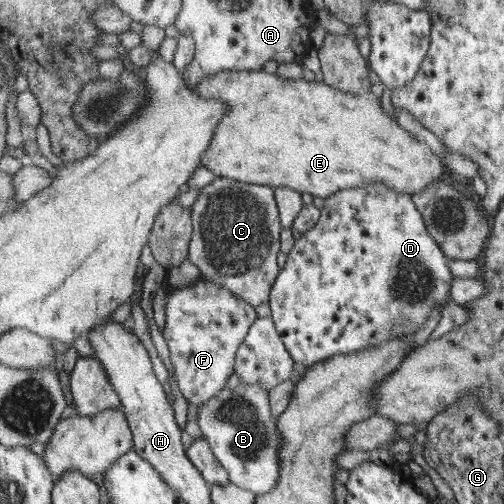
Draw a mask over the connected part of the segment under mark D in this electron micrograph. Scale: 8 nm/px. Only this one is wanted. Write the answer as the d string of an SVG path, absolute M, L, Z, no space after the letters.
M373 182L365 188L347 188L337 194L329 196L324 201L321 218L313 229L302 233L293 248L287 255L287 260L273 285L271 296L269 297L270 312L275 321L276 330L280 333L285 347L292 354L296 363L301 363L307 367L319 364L336 356L337 354L351 354L357 351L370 348L379 342L390 340L398 336L411 336L429 316L430 310L438 306L438 310L449 301L449 285L453 279L453 274L449 272L448 258L441 252L440 246L432 239L432 235L424 226L424 219L416 206L411 204L409 194L401 194L395 190L389 190L381 182Z

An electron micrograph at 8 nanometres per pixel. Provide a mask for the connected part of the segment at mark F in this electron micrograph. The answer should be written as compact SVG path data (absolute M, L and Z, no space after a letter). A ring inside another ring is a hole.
M200 278L187 287L166 289L166 319L162 334L180 391L197 407L218 396L233 376L236 357L247 333L258 319L255 307L229 289Z

